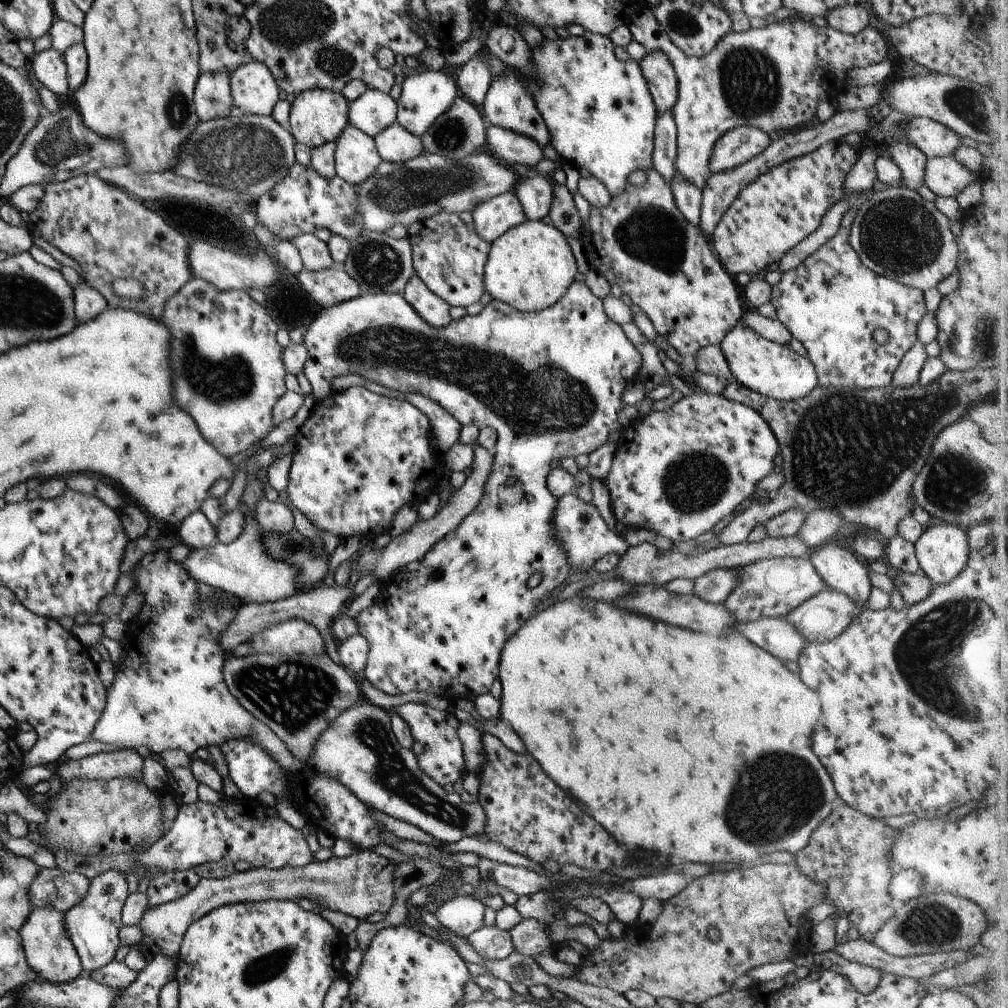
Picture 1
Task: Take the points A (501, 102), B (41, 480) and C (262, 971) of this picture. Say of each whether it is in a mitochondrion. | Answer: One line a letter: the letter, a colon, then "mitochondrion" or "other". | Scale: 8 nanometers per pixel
A: other
B: other
C: mitochondrion

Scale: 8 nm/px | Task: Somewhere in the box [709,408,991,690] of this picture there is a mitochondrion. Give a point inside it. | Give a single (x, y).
(953, 480)

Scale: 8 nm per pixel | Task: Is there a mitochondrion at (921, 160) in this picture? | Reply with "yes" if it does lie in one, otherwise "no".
no

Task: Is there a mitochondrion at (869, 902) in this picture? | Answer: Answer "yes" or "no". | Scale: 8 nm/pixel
yes

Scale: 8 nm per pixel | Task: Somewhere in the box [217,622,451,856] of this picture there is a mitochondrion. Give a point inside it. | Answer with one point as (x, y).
(292, 693)

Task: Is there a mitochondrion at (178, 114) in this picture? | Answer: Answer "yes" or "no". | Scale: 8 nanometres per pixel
yes

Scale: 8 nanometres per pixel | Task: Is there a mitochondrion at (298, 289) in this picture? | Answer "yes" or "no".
no

